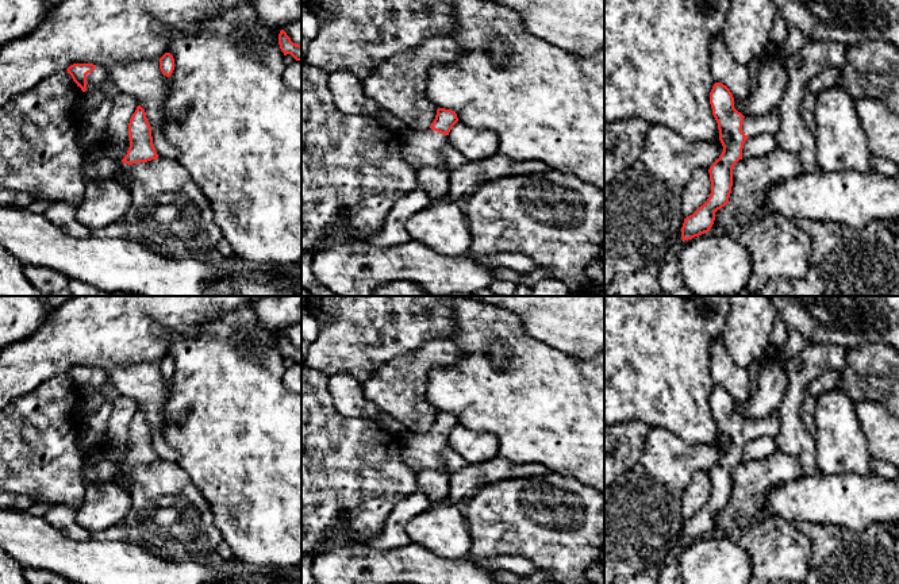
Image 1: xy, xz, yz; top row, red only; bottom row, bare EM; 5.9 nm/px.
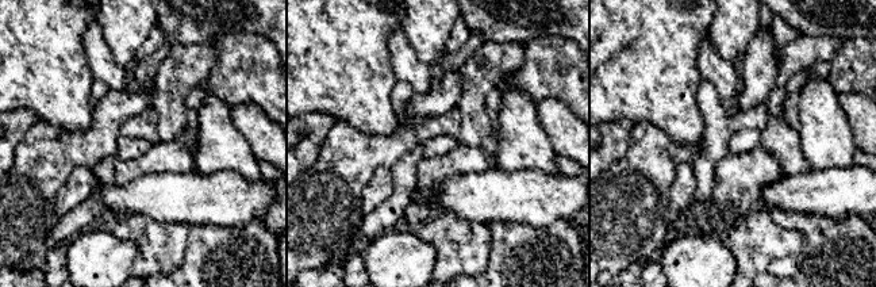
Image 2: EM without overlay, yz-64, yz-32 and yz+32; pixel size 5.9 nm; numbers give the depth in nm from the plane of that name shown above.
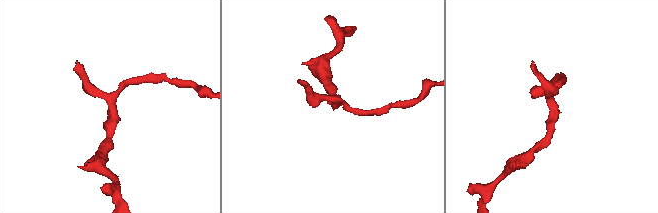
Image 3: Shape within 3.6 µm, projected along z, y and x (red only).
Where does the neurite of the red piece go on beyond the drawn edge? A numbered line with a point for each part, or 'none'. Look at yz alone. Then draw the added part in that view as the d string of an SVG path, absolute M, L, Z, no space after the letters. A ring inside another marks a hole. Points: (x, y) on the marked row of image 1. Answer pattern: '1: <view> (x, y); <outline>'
1: yz (769, 123); M777 108L771 110L761 116L745 116L742 123L742 131L748 137L756 137L761 134L776 135L780 130L780 115Z

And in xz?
1: xz (419, 149); M427 128L426 131L406 130L402 134L402 154L415 170L424 166L446 166L443 147L449 135Z

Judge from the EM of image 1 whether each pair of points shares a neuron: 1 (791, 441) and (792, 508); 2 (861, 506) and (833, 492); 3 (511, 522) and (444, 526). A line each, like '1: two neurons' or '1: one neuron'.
1: two neurons
2: one neuron
3: two neurons

